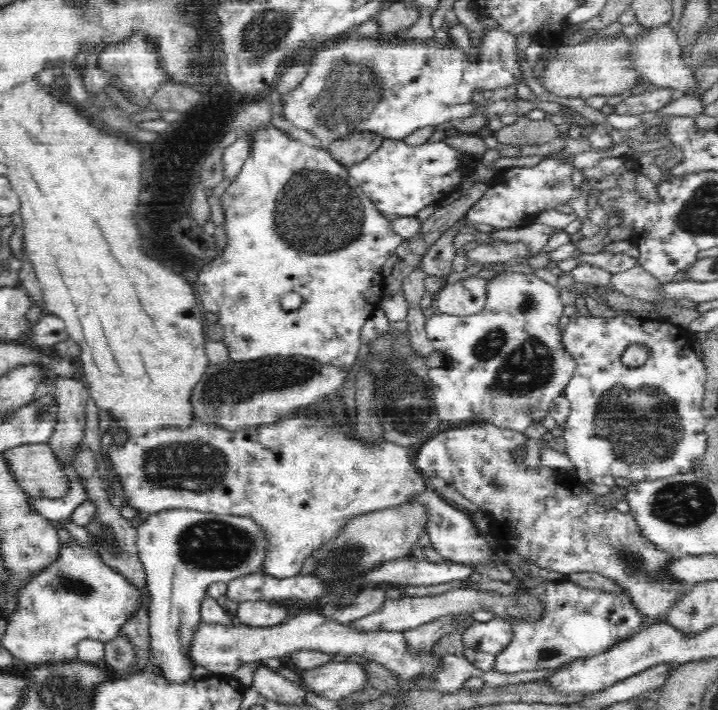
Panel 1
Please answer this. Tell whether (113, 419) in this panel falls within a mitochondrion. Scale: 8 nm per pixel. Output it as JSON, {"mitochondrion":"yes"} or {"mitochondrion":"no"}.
{"mitochondrion":"no"}

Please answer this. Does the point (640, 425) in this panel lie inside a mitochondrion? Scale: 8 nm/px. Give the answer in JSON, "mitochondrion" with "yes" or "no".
{"mitochondrion":"yes"}

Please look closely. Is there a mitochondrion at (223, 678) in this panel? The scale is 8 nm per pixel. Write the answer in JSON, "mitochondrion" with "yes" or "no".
{"mitochondrion":"no"}

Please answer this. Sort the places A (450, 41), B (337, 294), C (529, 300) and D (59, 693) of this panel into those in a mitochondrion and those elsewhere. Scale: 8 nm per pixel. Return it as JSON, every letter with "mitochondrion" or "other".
{"A":"other","B":"other","C":"mitochondrion","D":"mitochondrion"}

